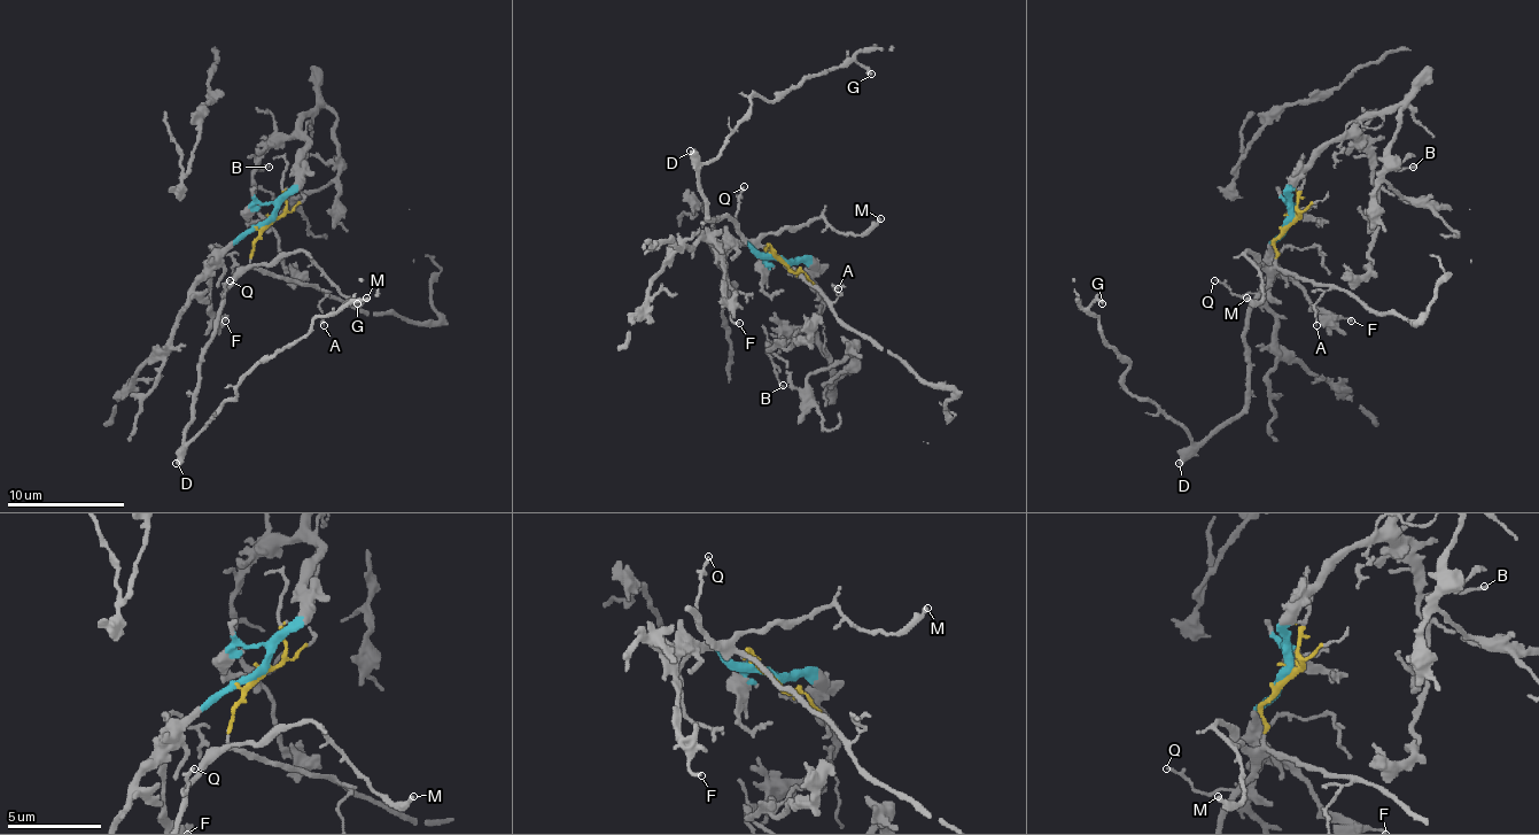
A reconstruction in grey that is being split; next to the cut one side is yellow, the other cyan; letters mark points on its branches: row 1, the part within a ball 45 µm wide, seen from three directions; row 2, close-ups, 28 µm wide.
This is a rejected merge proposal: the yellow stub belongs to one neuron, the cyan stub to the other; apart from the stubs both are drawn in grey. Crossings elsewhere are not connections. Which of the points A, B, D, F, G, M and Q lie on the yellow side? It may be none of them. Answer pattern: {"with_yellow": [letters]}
{"with_yellow": ["A", "D", "G", "M", "Q"]}

